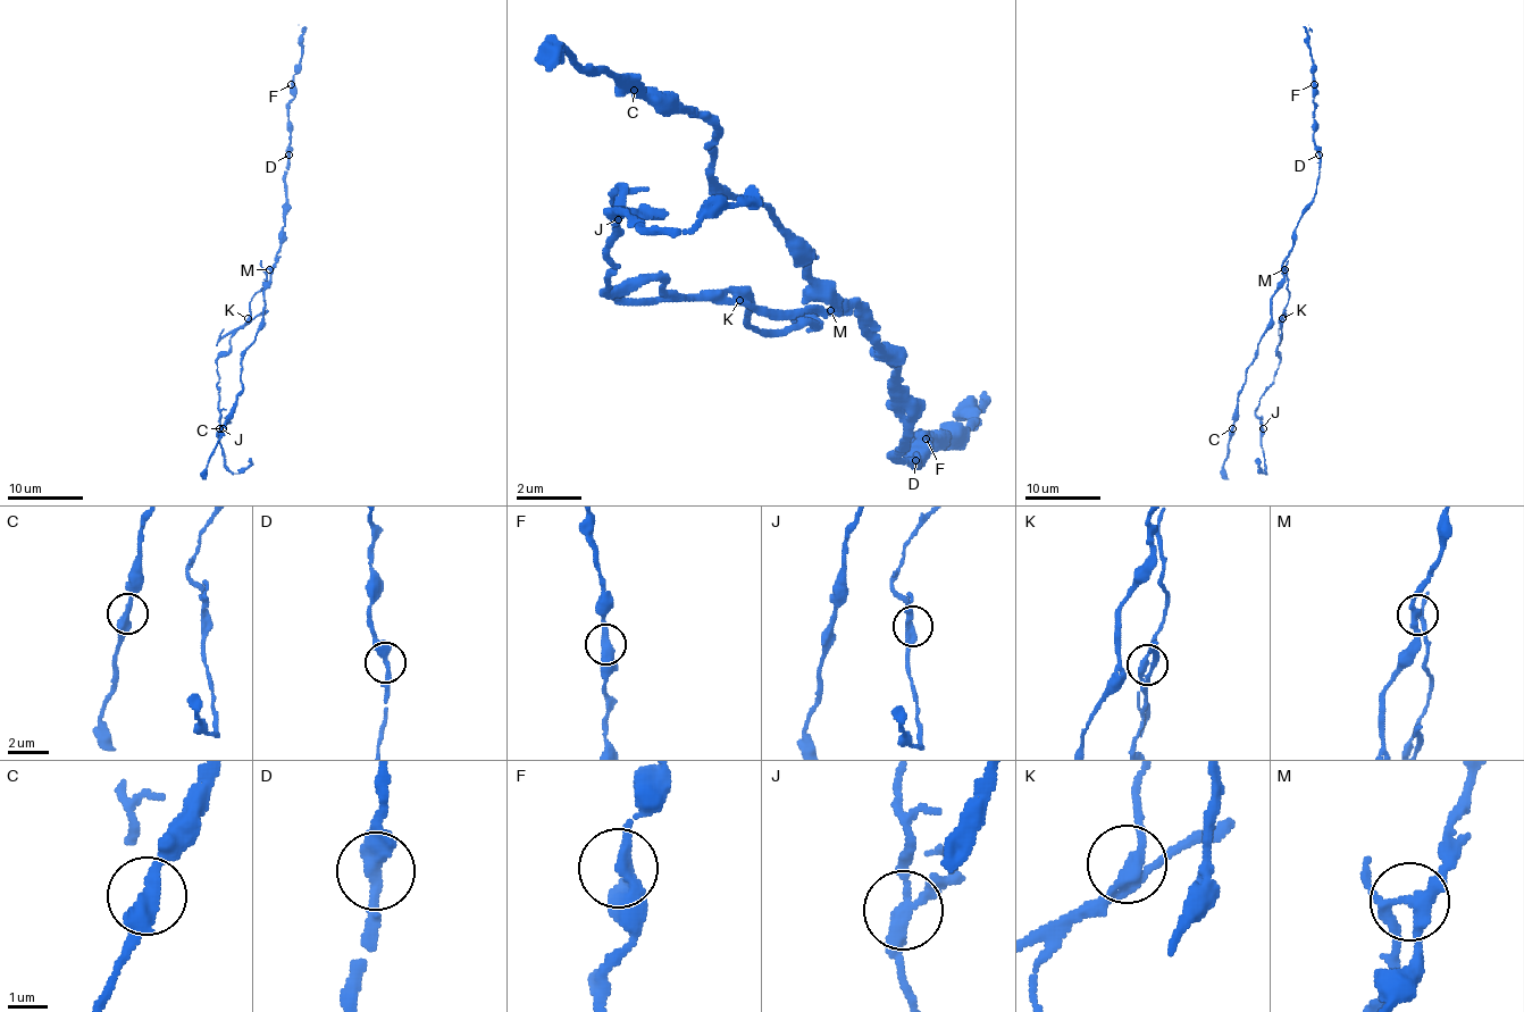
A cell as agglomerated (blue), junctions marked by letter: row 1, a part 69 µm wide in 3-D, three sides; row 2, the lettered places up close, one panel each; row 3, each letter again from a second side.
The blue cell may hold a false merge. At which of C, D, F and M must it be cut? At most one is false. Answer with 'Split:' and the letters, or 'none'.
Split: M

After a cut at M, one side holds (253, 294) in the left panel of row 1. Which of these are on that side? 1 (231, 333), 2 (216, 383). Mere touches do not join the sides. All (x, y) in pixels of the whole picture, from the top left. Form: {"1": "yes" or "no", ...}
{"1": "yes", "2": "yes"}

